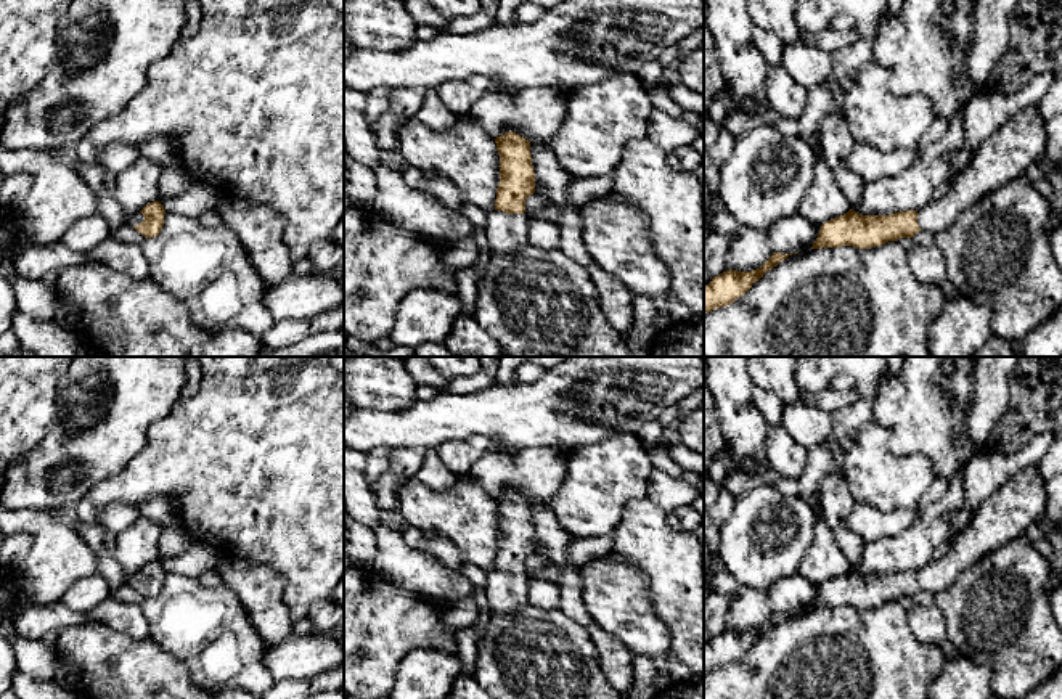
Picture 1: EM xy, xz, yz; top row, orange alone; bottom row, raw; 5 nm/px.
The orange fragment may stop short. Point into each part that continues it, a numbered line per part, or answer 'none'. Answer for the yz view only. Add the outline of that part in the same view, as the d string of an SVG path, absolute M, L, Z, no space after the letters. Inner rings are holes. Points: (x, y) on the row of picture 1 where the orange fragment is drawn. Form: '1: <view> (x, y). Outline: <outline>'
1: yz (1019, 143). Outline: M1036 106L1007 119L974 149L972 162L950 182L950 191L917 211L917 225L938 233L975 202L1019 178L1048 149L1048 127Z

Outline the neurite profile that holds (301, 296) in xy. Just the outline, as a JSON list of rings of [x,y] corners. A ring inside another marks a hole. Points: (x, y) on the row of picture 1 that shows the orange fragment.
[[[344,270],[292,273],[281,284],[267,286],[263,302],[275,321],[317,317],[344,305]]]

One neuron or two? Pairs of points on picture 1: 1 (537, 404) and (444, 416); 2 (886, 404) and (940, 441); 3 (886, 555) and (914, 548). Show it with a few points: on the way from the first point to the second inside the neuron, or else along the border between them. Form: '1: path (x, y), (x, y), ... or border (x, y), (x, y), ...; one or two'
1: path (514, 413), (466, 415); one
2: path (898, 404), (903, 404), (927, 428); one
3: path (892, 555), (908, 551); one

